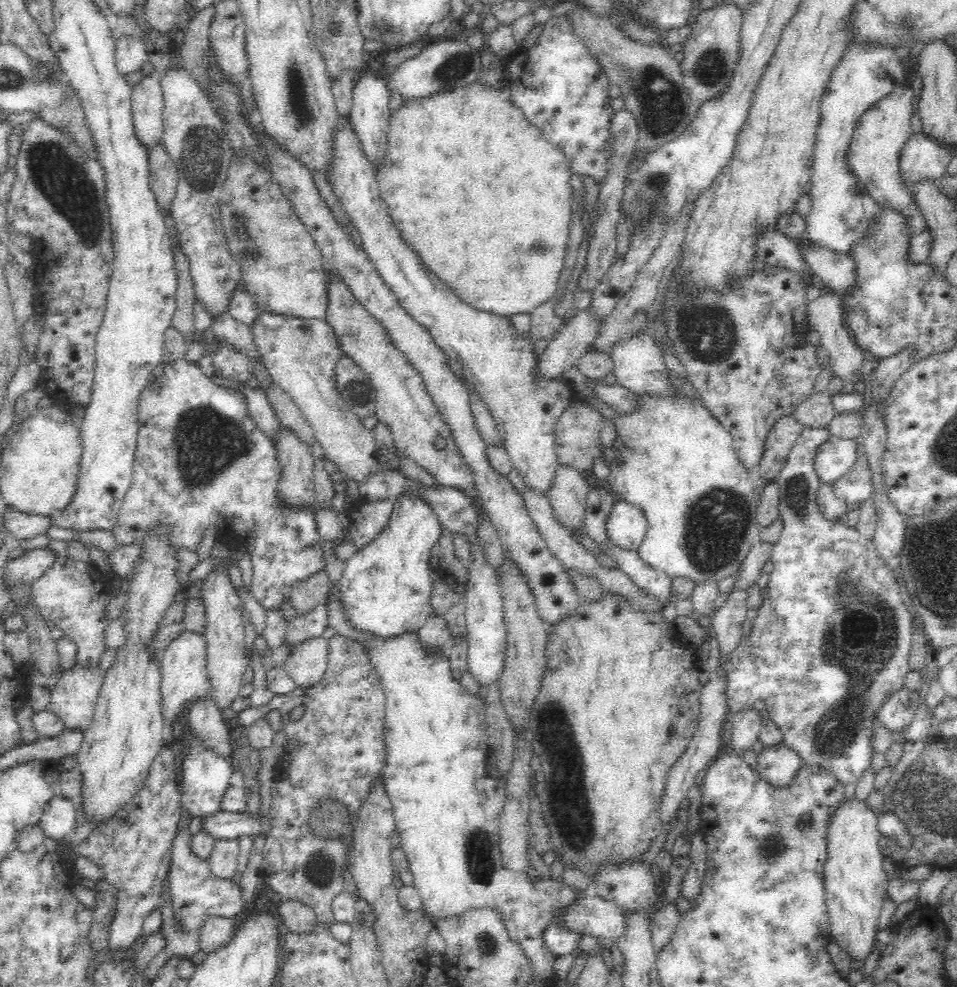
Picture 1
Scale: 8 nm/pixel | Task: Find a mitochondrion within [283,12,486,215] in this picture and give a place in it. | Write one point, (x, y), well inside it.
(454, 70)

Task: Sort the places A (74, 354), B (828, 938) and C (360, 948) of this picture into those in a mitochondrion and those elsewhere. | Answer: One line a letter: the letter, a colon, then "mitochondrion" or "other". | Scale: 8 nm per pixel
A: other
B: other
C: other

